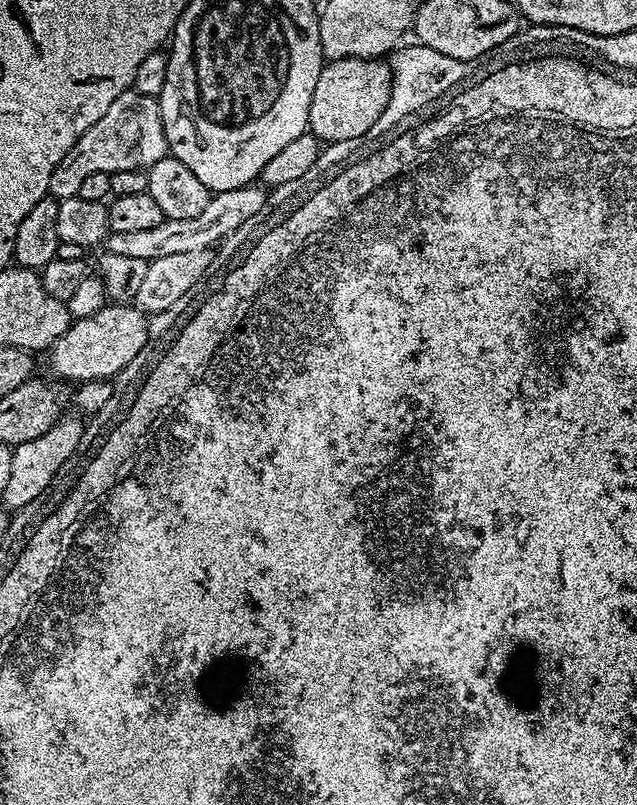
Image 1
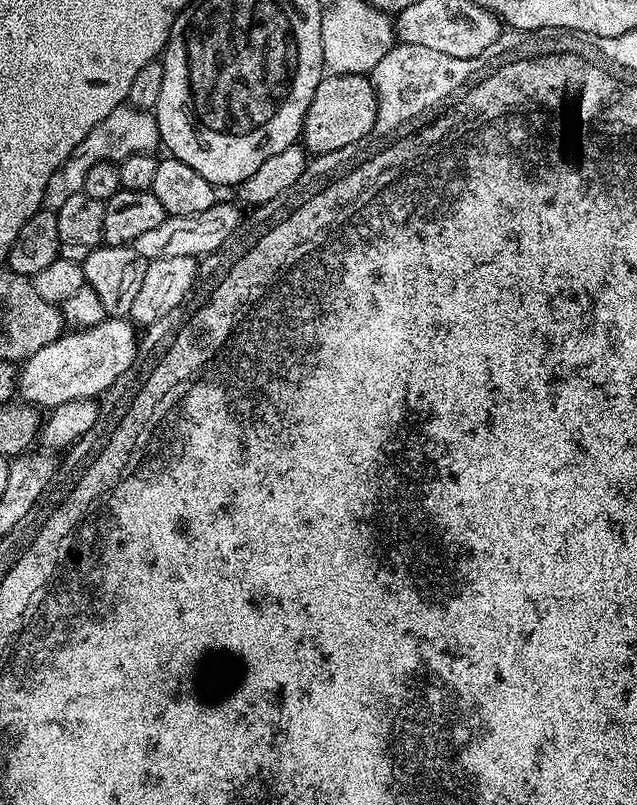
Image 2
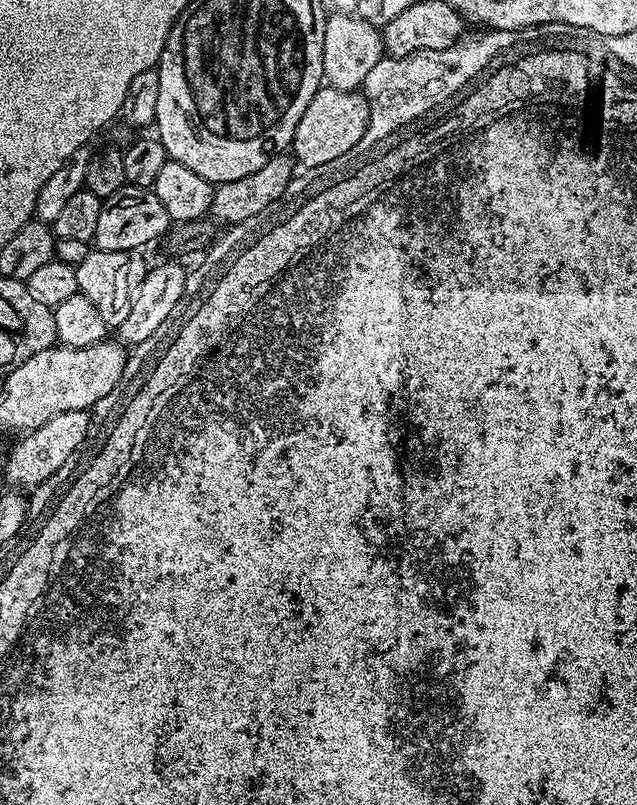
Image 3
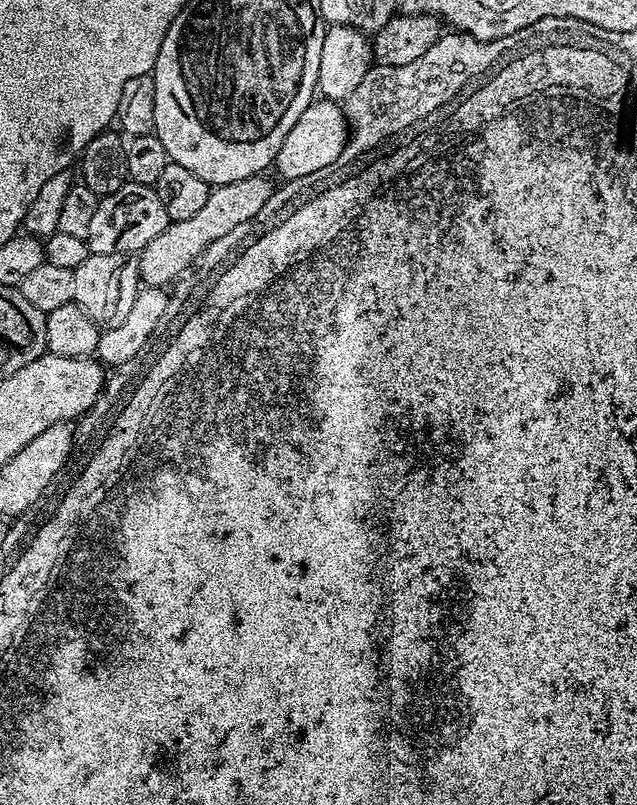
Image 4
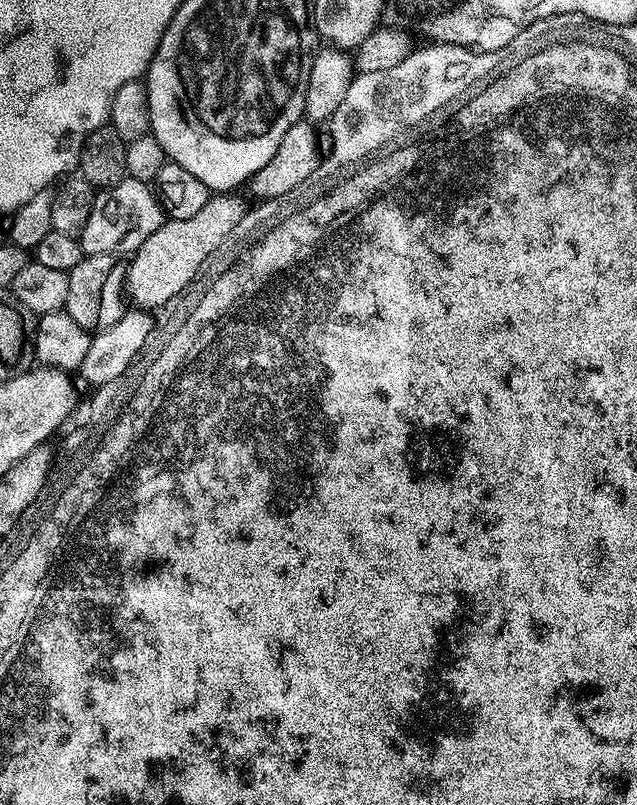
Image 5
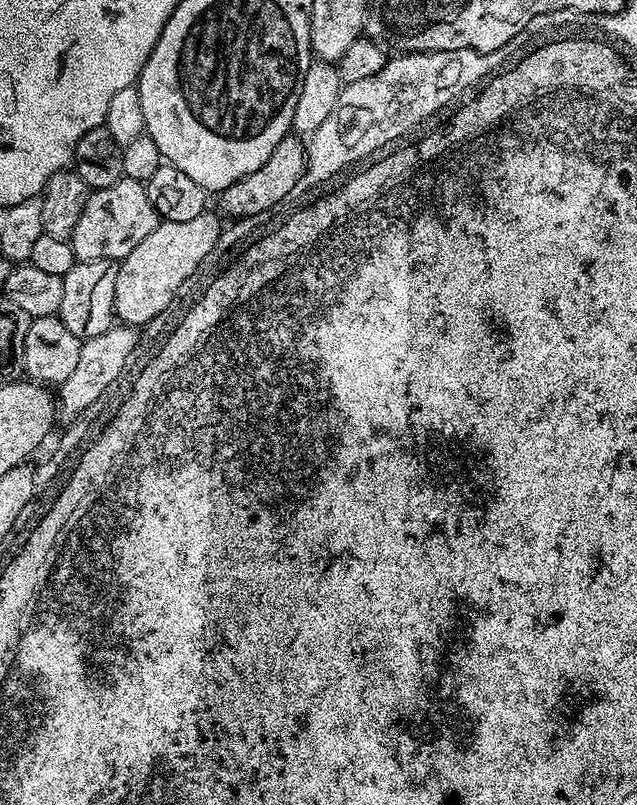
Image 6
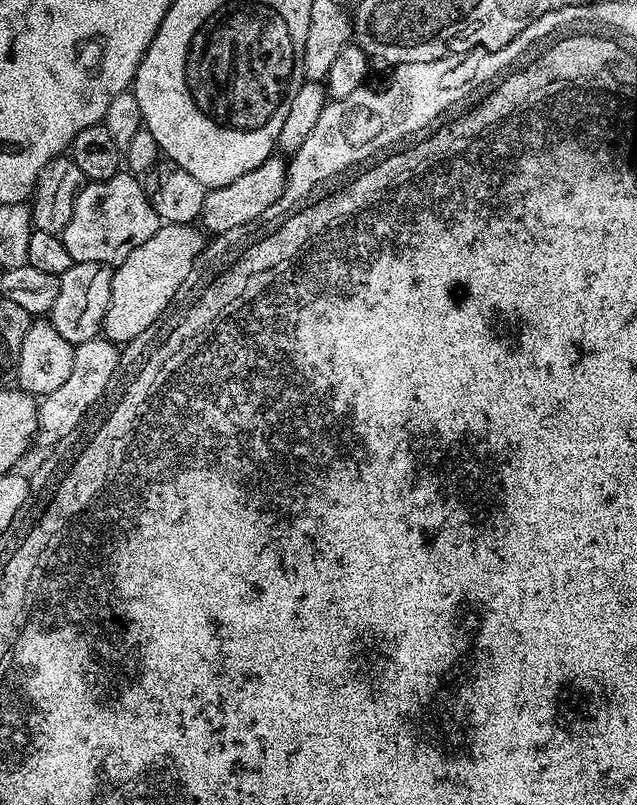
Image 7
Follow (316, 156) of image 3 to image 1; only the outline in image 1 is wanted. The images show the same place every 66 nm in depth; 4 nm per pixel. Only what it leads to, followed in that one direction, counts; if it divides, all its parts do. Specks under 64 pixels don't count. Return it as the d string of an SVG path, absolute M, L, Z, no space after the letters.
M342 58L329 60L318 74L318 86L314 86L314 98L310 104L308 126L312 135L322 142L335 142L358 138L378 122L382 110L394 95L394 72L384 65L383 59L363 60Z

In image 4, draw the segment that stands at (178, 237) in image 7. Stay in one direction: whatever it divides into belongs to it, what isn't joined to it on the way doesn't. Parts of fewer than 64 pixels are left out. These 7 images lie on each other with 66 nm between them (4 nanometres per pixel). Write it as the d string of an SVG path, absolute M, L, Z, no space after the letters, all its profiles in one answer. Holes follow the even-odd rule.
M267 175L242 178L238 182L217 184L209 191L206 203L190 218L173 220L154 242L147 244L138 253L140 262L140 279L149 288L164 288L179 281L199 261L205 250L218 238L226 238L234 226L250 222L266 202L270 202L274 184L267 180ZM172 280L172 281L171 281ZM169 283L169 284L168 284Z

